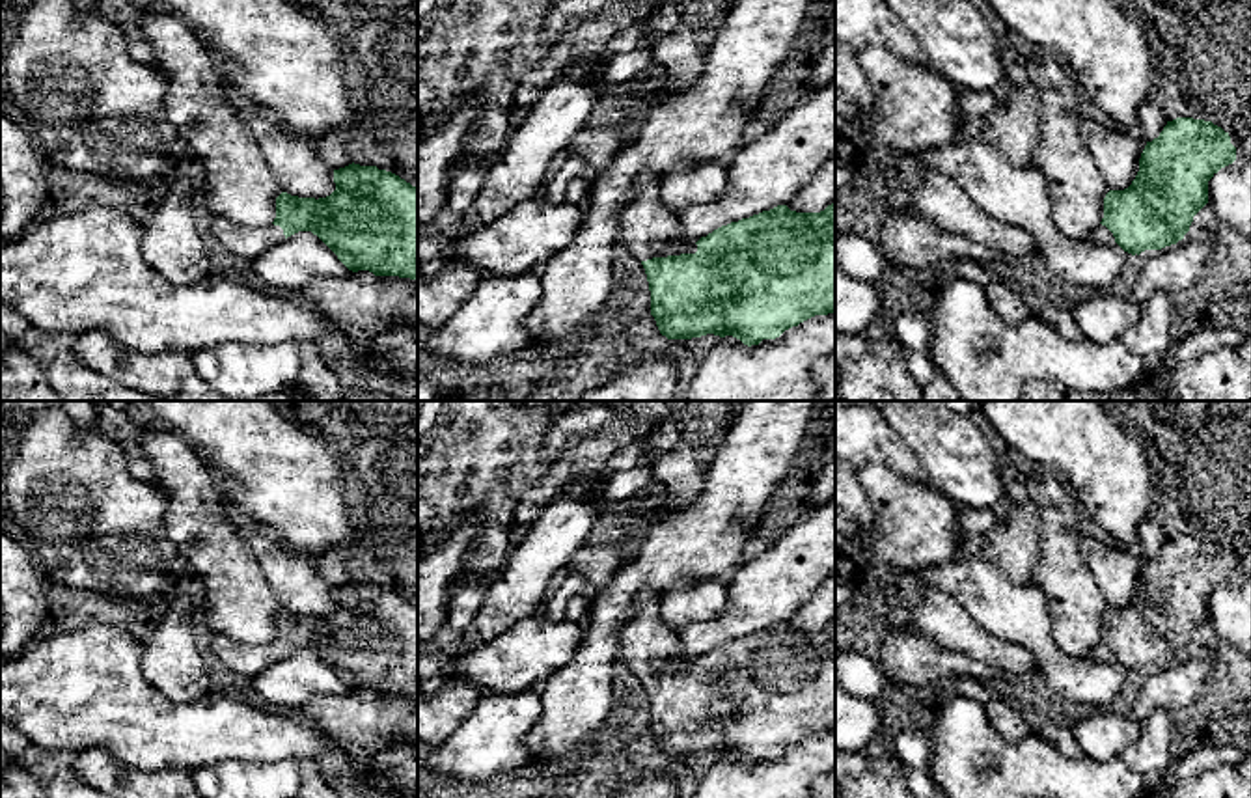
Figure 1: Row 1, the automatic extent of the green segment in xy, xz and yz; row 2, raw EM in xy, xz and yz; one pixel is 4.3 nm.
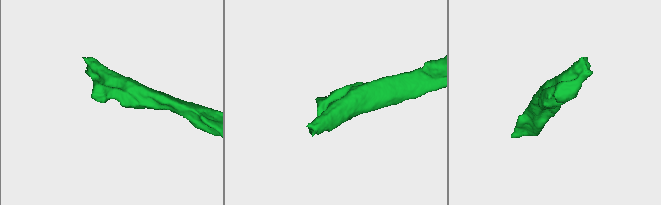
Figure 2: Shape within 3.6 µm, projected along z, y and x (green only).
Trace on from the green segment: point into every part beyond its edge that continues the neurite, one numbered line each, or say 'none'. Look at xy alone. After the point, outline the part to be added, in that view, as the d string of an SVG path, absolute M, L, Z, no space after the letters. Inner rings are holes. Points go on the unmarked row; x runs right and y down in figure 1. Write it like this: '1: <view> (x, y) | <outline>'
1: xy (243, 659) | M222 634L213 640L213 653L231 671L252 679L272 664L280 662L285 653L280 643L248 645L233 641Z

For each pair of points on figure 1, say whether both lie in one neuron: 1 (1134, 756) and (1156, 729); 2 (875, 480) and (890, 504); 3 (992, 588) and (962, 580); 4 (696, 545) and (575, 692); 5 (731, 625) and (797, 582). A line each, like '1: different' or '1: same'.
1: same
2: same
3: same
4: same
5: same

